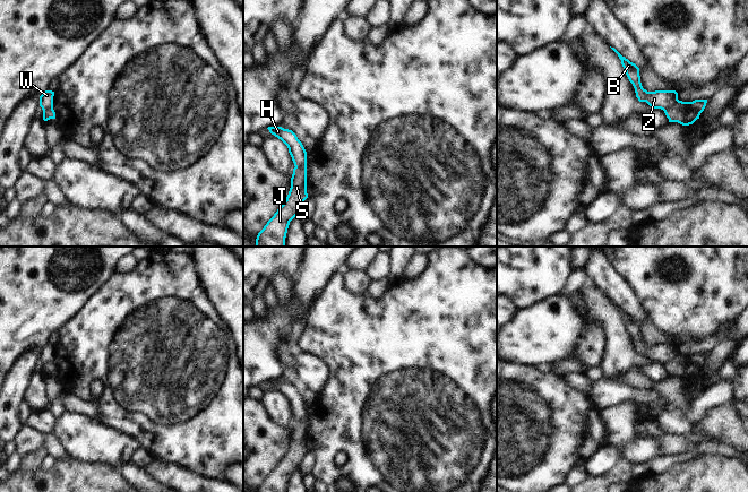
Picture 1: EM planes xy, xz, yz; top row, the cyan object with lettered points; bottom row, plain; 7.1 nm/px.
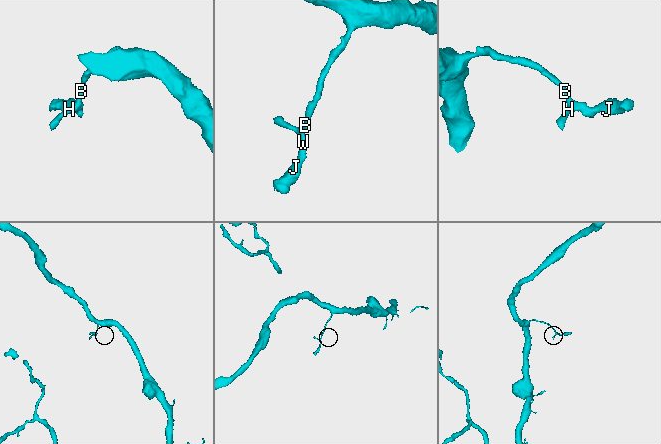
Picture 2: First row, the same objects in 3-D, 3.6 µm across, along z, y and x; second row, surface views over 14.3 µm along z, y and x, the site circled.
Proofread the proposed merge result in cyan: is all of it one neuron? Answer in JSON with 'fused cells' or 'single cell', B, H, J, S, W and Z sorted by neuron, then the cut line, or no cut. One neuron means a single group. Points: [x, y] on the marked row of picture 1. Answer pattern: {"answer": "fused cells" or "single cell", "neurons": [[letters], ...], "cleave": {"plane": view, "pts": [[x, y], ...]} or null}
{"answer": "fused cells", "neurons": [["B", "H", "W", "Z"], ["J", "S"]], "cleave": {"plane": "yz", "pts": [[678, 100], [664, 111]]}}

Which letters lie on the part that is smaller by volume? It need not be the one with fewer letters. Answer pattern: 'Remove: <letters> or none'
Remove: J, S

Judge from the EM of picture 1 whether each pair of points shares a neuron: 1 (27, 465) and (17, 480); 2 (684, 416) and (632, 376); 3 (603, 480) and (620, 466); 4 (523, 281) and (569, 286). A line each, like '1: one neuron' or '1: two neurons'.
1: two neurons
2: two neurons
3: one neuron
4: two neurons

